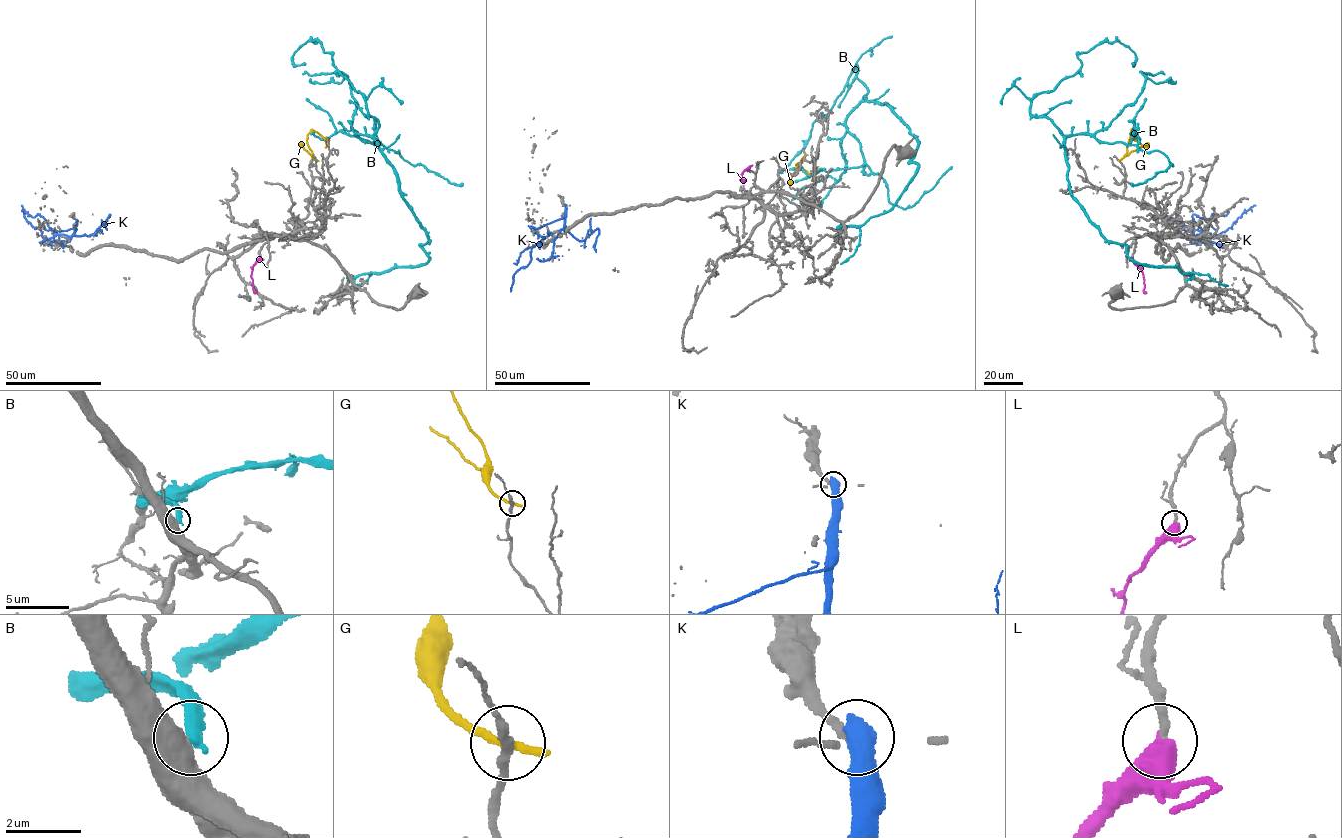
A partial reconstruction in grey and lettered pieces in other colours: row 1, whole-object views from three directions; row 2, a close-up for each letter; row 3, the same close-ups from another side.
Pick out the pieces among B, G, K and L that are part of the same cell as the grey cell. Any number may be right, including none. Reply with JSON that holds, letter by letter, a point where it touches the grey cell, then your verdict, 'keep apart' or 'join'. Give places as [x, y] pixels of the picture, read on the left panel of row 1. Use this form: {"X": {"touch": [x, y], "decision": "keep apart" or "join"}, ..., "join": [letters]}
{"B": {"touch": [354, 282], "decision": "keep apart"}, "G": {"touch": [316, 160], "decision": "keep apart"}, "K": {"touch": [76, 219], "decision": "keep apart"}, "L": {"touch": [260, 257], "decision": "join"}, "join": ["L"]}

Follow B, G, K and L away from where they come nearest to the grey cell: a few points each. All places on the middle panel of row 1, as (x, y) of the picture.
B: (843, 222), (886, 212), (918, 165), (917, 139), (863, 99), (856, 66), (782, 172), (794, 168)
G: (805, 155), (796, 166), (809, 173), (813, 172), (814, 184)
K: (565, 205), (564, 226), (554, 238), (531, 248), (530, 261), (514, 274), (510, 291)
L: (749, 169), (740, 179), (744, 182)

